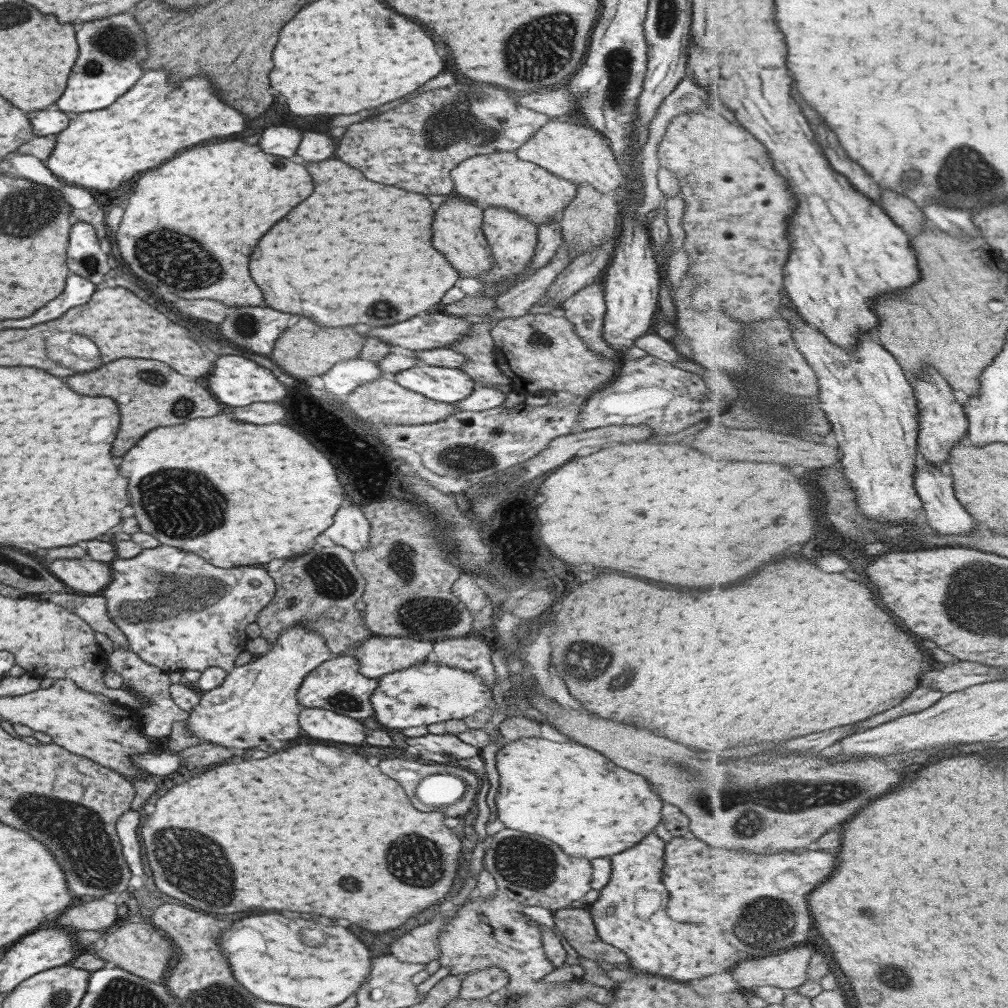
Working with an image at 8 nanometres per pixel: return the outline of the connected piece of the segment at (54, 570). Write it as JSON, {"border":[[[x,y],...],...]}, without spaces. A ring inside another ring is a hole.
{"border":[[[55,560],[49,564],[49,572],[69,589],[90,595],[112,580],[109,563],[93,560]]]}

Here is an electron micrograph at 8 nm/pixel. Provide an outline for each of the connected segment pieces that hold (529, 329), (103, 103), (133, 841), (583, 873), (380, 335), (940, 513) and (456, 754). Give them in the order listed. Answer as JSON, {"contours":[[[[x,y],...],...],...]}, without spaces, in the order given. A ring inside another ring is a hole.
{"contours":[[[[529,312],[510,314],[500,319],[490,329],[496,367],[500,374],[512,378],[511,388],[516,384],[517,392],[538,394],[542,392],[565,391],[574,394],[580,402],[593,391],[598,391],[614,379],[617,372],[612,358],[604,358],[599,352],[586,349],[580,336],[575,335],[573,325],[565,317],[546,314],[531,314]]],[[[127,11],[123,14],[117,14],[117,16],[111,16],[111,18],[103,18],[101,24],[97,20],[81,24],[79,30],[75,32],[75,38],[77,38],[77,44],[79,44],[79,52],[77,60],[74,60],[73,68],[71,68],[73,74],[67,78],[65,92],[59,96],[59,100],[56,100],[52,106],[61,112],[74,114],[101,110],[115,102],[115,99],[118,99],[124,92],[127,92],[145,72],[145,70],[142,70],[142,60],[147,58],[148,50],[146,49],[144,32],[135,22],[133,15]]],[[[127,810],[114,824],[120,842],[121,856],[133,876],[141,876],[141,872],[143,872],[143,868],[141,868],[143,866],[141,864],[141,850],[139,850],[139,840],[137,840],[139,813],[135,810]]],[[[502,829],[492,835],[484,854],[483,868],[494,878],[499,893],[522,905],[539,906],[553,912],[579,900],[590,889],[590,860],[565,856],[547,838]]],[[[436,310],[426,314],[419,314],[417,316],[396,322],[390,326],[381,326],[369,330],[369,334],[364,334],[364,339],[368,337],[376,338],[386,344],[391,344],[393,349],[400,351],[424,351],[429,349],[436,349],[439,347],[448,346],[459,340],[463,335],[467,335],[467,330],[473,326],[473,323],[467,323],[463,319],[459,319],[455,315],[447,315]]],[[[920,457],[918,472],[914,476],[916,489],[923,499],[925,510],[925,521],[931,528],[944,535],[966,535],[974,533],[977,526],[975,518],[965,510],[965,507],[956,497],[954,479],[945,468],[927,462]]],[[[425,734],[417,738],[405,738],[405,744],[425,760],[448,765],[451,761],[479,755],[479,750],[459,741],[453,734]]]]}

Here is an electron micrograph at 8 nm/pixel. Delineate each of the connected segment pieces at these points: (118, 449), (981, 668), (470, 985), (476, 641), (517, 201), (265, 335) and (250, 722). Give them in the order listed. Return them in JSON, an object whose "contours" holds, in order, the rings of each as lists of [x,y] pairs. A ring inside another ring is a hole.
{"contours":[[[[119,358],[115,362],[107,362],[99,366],[93,372],[69,376],[67,386],[73,392],[83,396],[109,396],[117,402],[121,422],[111,446],[113,456],[123,456],[147,430],[153,430],[157,426],[183,424],[191,418],[215,416],[219,410],[225,408],[203,386],[187,380],[185,376],[175,374],[169,366],[163,366],[161,362],[153,362],[153,360],[139,360],[139,358]],[[143,372],[155,372],[157,376],[149,378],[143,376]]],[[[956,660],[952,664],[947,664],[944,669],[926,672],[923,686],[948,694],[971,686],[995,682],[1004,677],[1002,667]]],[[[490,966],[474,973],[468,973],[460,981],[458,998],[465,1000],[483,998],[492,992],[502,990],[508,984],[509,976],[498,966]]],[[[474,634],[446,638],[432,642],[431,659],[442,665],[459,667],[483,679],[483,684],[491,690],[495,676],[489,661],[491,646]]],[[[514,151],[478,154],[462,160],[448,174],[453,183],[453,194],[480,206],[501,207],[519,216],[526,216],[535,227],[553,221],[569,205],[576,185],[563,180],[532,162],[519,160]]],[[[259,306],[227,307],[227,310],[229,314],[217,326],[221,338],[265,356],[270,354],[274,340],[297,320],[297,316]]],[[[291,625],[289,628],[286,628],[279,633],[279,636],[272,642],[267,650],[267,653],[253,657],[247,664],[236,667],[234,666],[230,670],[230,673],[226,674],[225,679],[221,682],[221,685],[217,686],[215,689],[203,691],[198,705],[193,706],[193,708],[191,708],[191,712],[188,713],[187,718],[183,720],[186,728],[188,728],[188,732],[190,732],[195,739],[201,739],[202,743],[214,744],[222,746],[223,748],[257,748],[257,746],[267,746],[271,740],[291,740],[291,738],[299,736],[300,726],[298,725],[298,715],[301,707],[297,703],[296,699],[297,690],[301,685],[302,679],[306,678],[307,674],[311,673],[311,670],[332,656],[332,652],[326,647],[324,638],[319,633],[311,631],[303,625]]]]}

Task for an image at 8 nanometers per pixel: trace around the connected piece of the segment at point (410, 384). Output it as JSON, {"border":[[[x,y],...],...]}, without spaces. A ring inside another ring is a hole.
{"border":[[[417,364],[396,372],[390,379],[411,392],[447,404],[463,400],[475,388],[467,373],[445,366]]]}

